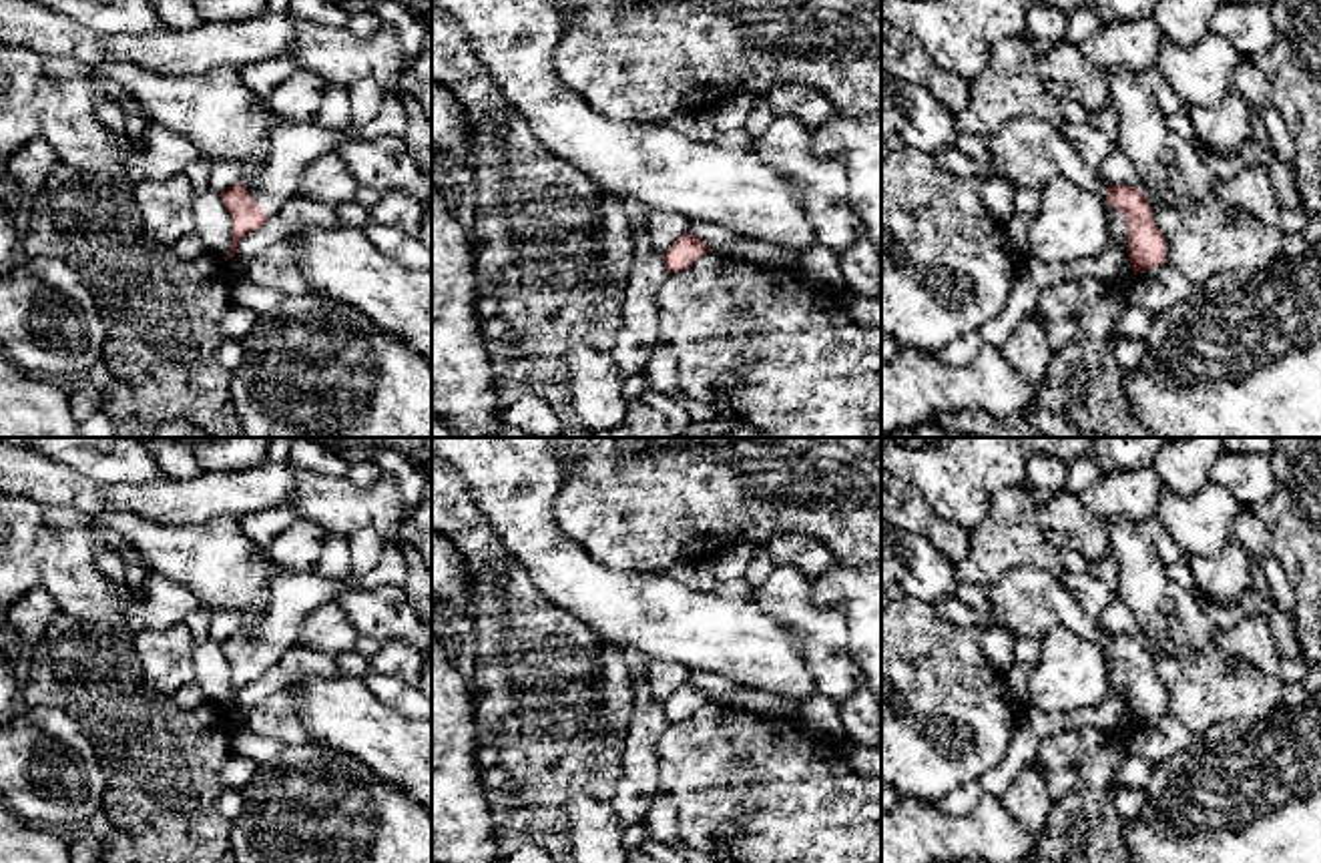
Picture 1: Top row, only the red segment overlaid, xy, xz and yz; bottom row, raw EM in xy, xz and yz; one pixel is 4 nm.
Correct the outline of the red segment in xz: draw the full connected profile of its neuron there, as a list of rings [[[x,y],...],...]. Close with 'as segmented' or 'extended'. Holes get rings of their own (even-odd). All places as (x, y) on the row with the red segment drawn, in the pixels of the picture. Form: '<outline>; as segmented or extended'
[[[687,231],[683,237],[675,241],[675,245],[663,253],[665,267],[669,273],[679,273],[687,267],[691,267],[697,259],[701,259],[705,253],[709,253],[707,243],[697,239],[691,231]]]; as segmented

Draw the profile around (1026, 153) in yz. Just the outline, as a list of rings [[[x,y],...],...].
[[[1038,118],[1010,120],[990,136],[990,155],[982,161],[990,177],[1014,189],[1042,191],[1054,177],[1064,177],[1094,193],[1108,213],[1110,247],[1128,249],[1126,217],[1108,203],[1110,185],[1076,155],[1062,130]]]

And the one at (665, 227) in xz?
[[[646,211],[648,217],[648,245],[656,255],[667,253],[679,237],[683,237],[691,221],[681,213]]]

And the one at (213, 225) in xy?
[[[209,189],[195,195],[193,219],[205,251],[225,259],[233,247],[233,223],[221,193]]]

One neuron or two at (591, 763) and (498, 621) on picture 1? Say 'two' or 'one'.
one

